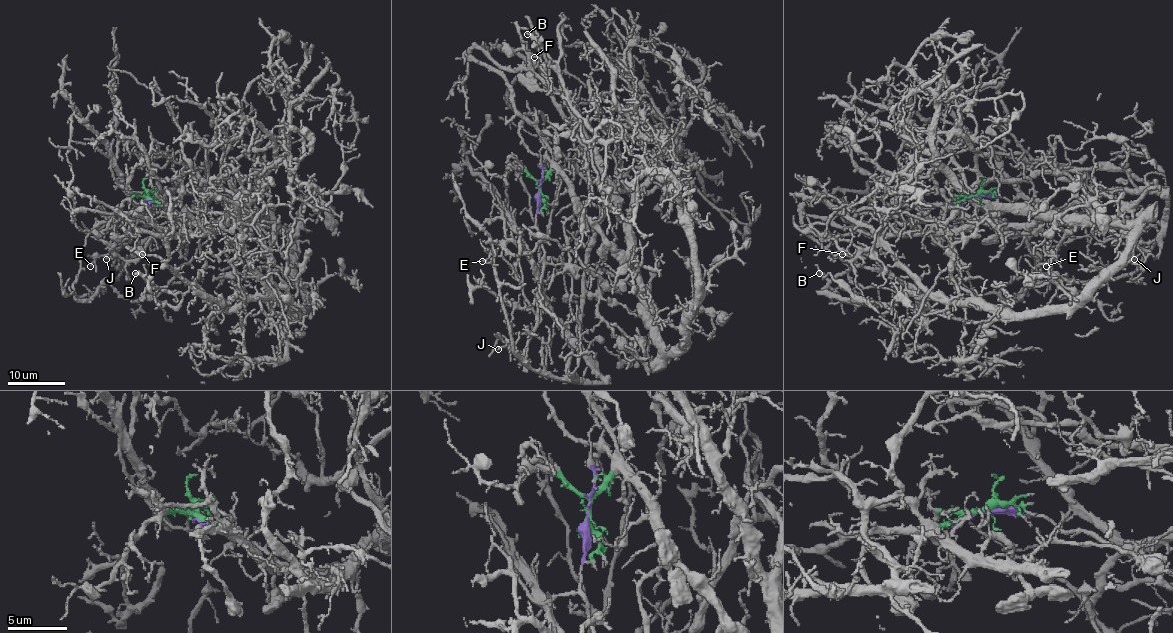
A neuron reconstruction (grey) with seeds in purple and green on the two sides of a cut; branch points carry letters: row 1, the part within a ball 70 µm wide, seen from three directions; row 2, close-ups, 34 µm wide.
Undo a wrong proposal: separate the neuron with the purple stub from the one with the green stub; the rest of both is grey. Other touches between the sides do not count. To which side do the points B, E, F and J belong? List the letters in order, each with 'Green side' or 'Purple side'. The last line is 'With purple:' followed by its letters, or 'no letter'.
B: Green side
E: Purple side
F: Green side
J: Purple side
With purple: E, J

